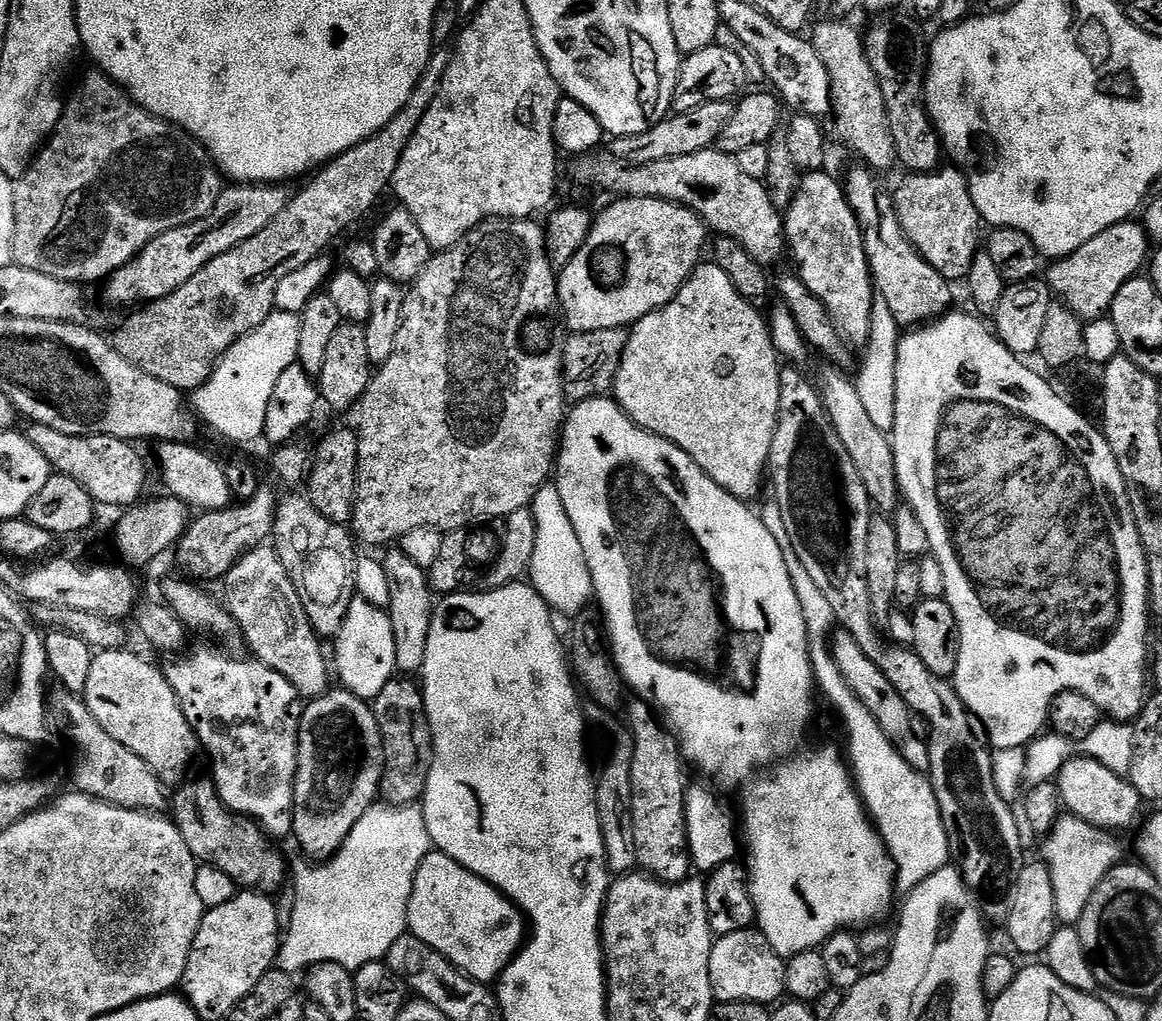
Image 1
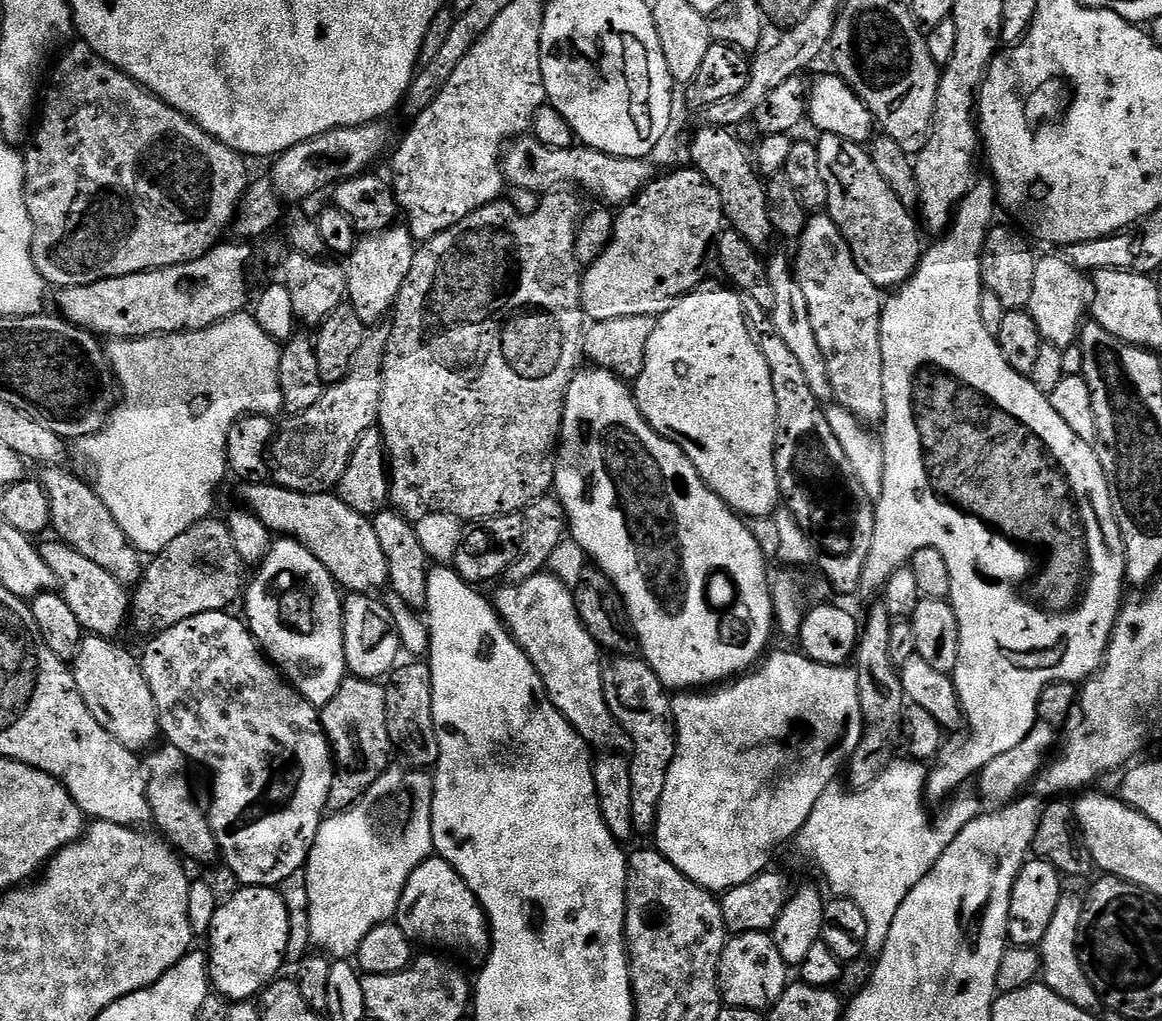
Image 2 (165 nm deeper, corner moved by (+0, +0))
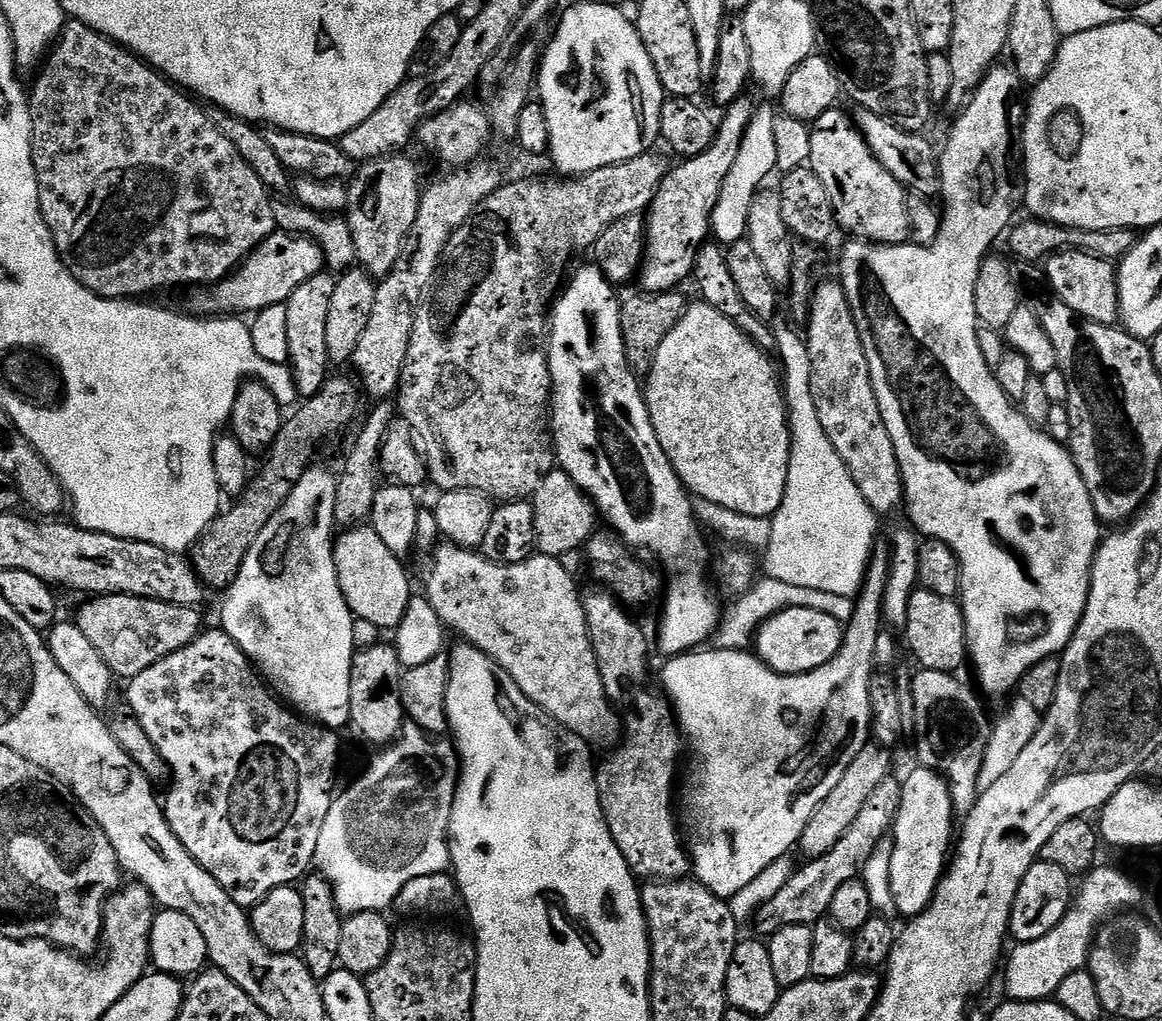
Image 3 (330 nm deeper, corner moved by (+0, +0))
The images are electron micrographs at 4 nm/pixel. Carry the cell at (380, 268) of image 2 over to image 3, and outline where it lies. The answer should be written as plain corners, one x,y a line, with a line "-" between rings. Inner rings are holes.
408,154
383,156
363,161
348,184
346,219
350,234
354,234
356,264
373,278
390,274
394,262
404,249
404,239
418,218
420,205
420,172

